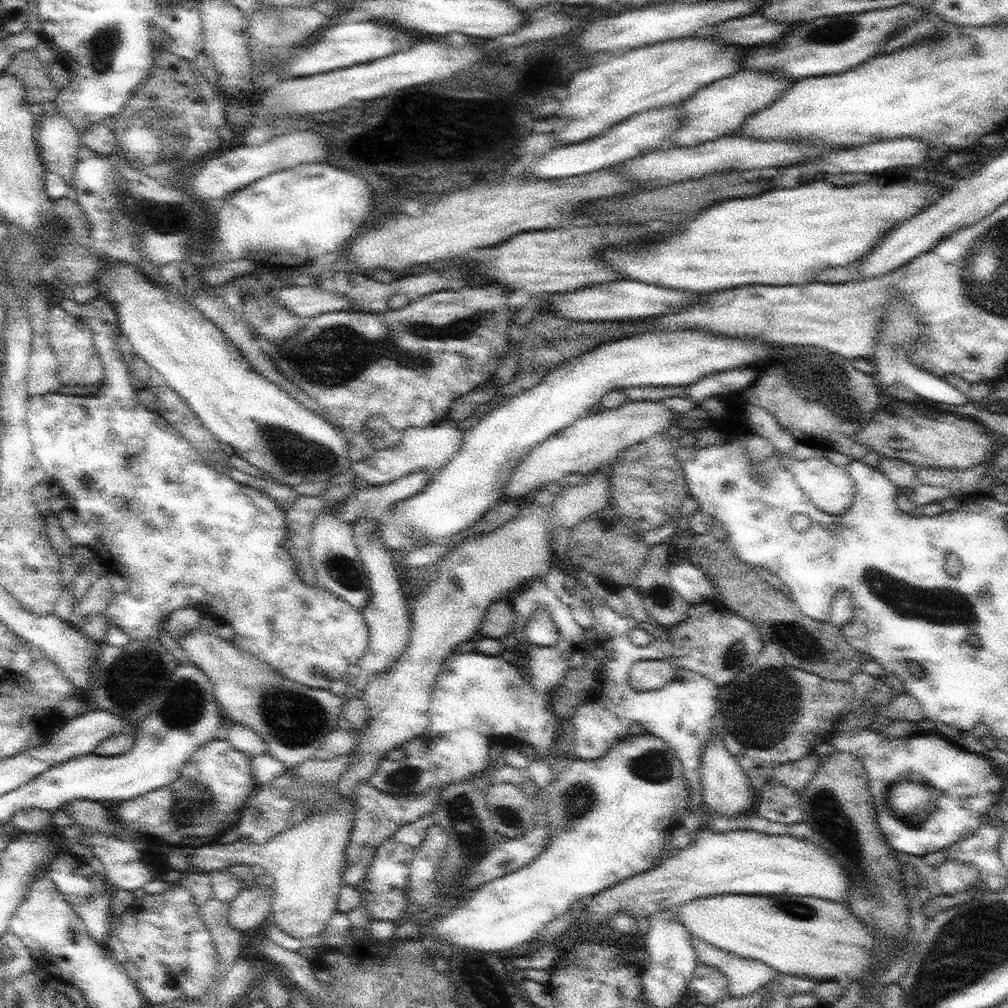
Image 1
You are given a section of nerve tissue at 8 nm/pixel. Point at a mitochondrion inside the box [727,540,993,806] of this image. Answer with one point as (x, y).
(766, 727)

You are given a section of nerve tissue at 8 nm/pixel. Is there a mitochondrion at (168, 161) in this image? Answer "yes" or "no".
yes

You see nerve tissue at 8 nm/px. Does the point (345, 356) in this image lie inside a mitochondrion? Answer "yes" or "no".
yes

